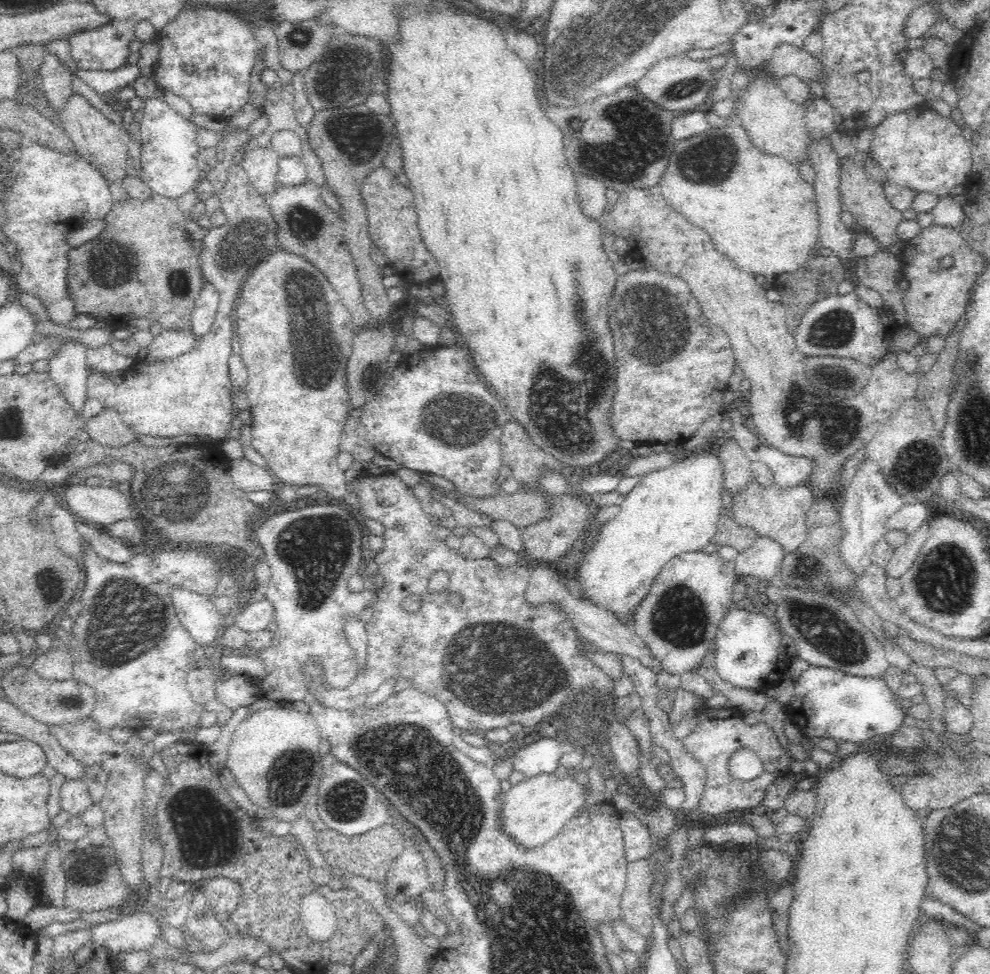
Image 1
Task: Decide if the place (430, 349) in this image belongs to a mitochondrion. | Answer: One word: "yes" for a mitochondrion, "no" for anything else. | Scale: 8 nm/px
no

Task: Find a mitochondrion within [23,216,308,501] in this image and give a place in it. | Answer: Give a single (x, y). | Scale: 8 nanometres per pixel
(163, 480)

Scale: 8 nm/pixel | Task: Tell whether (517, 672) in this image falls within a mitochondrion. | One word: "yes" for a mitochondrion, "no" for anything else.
yes

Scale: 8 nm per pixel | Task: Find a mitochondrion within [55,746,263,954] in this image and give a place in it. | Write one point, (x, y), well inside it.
(198, 805)

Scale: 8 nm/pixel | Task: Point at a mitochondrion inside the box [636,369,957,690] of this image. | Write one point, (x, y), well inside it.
(837, 425)

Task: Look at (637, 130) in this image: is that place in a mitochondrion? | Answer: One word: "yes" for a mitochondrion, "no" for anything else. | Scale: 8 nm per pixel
yes

